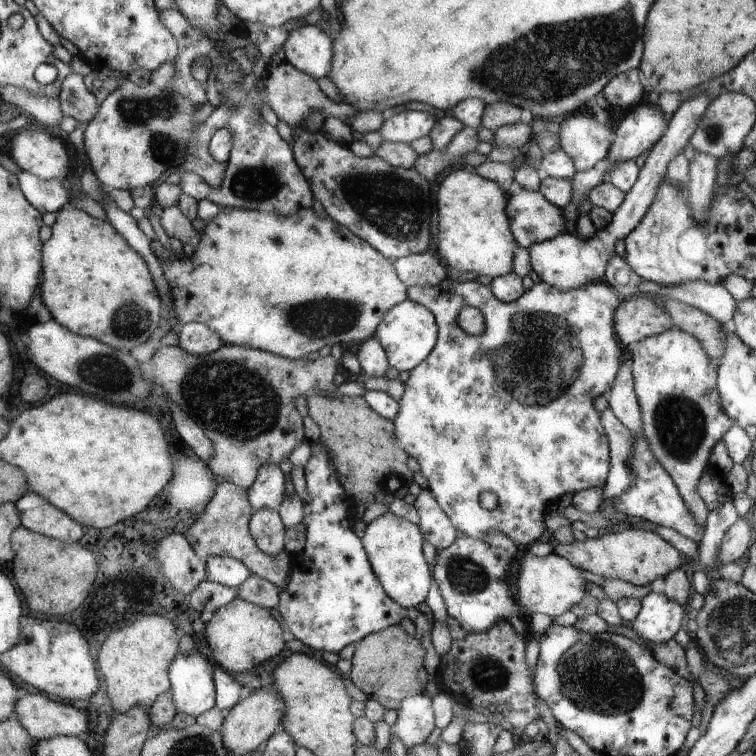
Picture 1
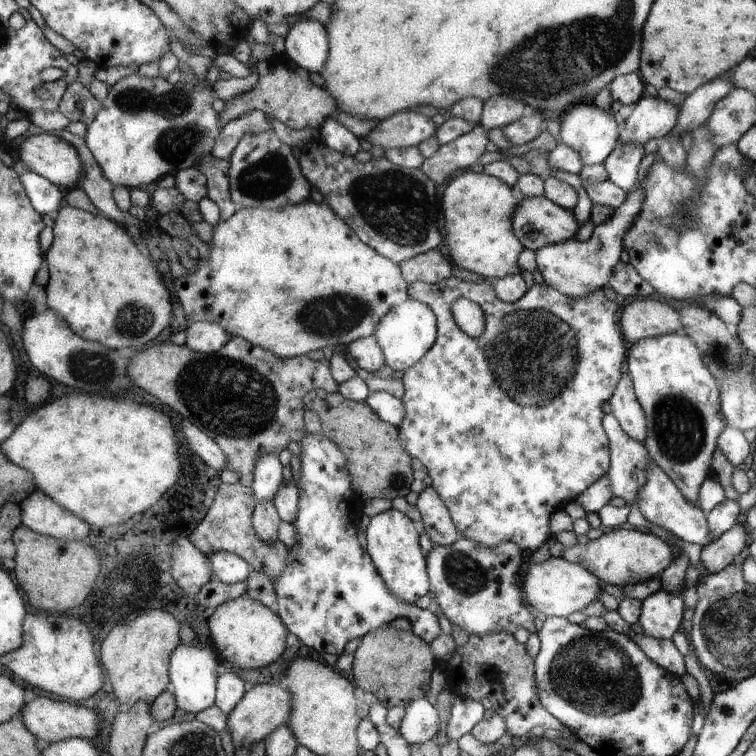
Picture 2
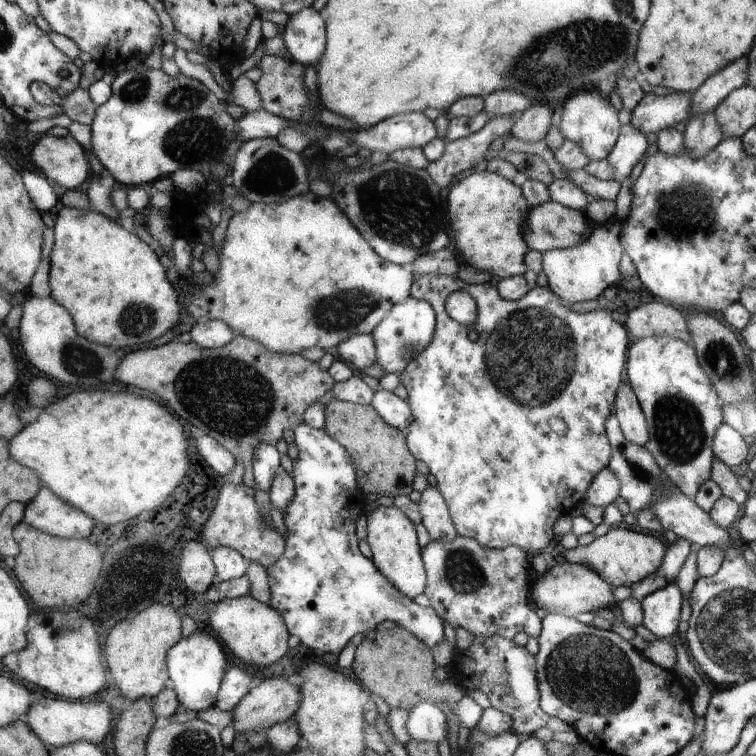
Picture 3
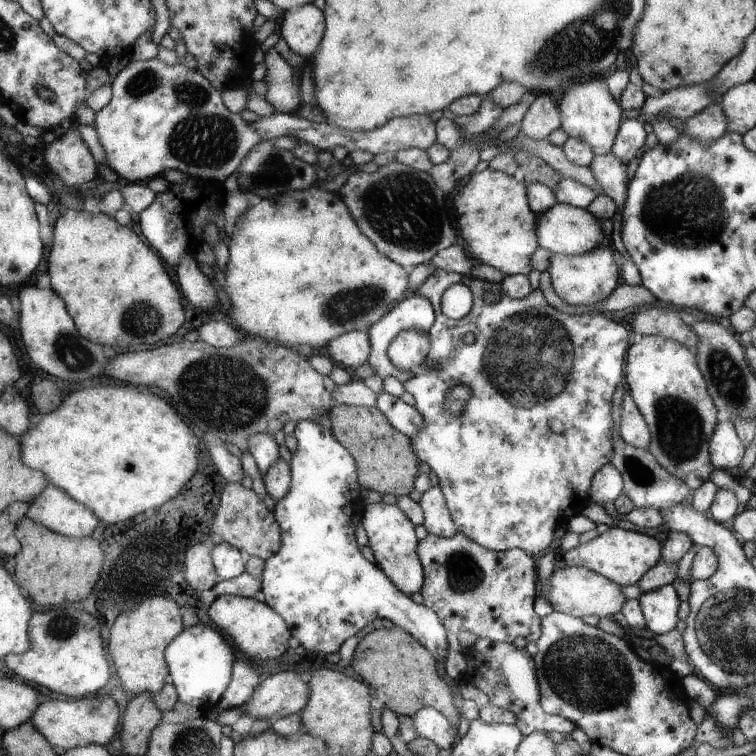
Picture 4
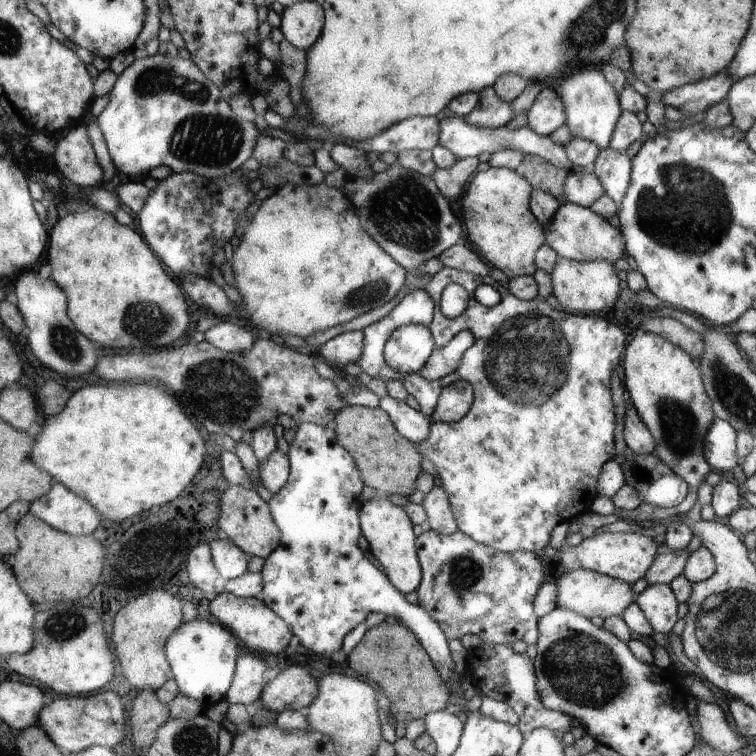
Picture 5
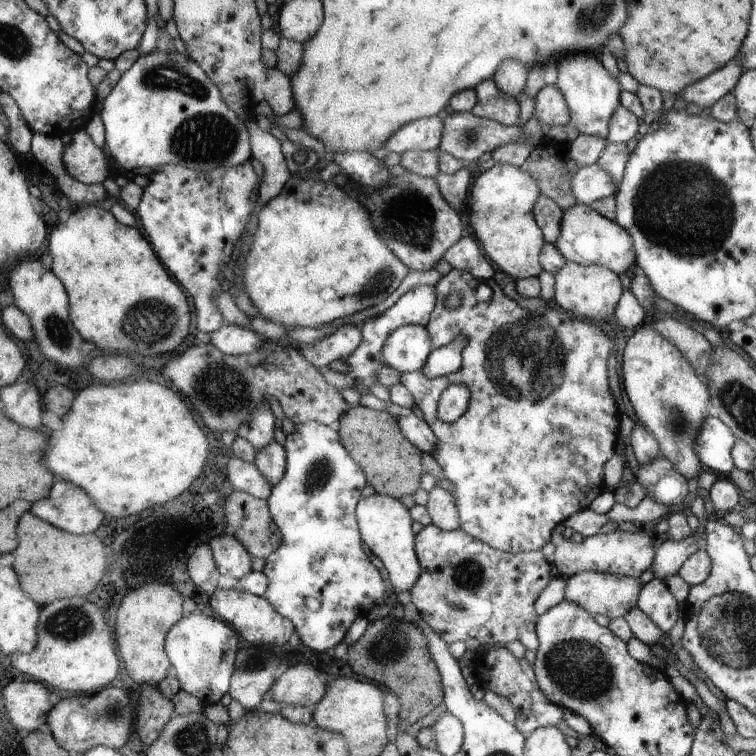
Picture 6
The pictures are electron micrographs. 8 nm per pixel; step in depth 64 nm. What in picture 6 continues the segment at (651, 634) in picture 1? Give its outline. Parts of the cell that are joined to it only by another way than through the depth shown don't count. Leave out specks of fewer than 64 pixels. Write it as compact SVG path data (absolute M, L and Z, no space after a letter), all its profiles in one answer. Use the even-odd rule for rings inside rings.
M653 579L643 586L637 608L664 633L678 620L678 602L662 580Z

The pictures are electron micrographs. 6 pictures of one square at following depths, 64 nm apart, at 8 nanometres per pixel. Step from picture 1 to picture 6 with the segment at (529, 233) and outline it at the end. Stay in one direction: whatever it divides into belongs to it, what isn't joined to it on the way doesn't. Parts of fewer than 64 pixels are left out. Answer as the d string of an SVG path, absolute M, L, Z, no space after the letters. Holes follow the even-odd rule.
M577 203L575 206L563 209L560 234L558 234L558 240L554 242L554 246L558 248L558 252L564 256L567 262L580 265L603 265L604 268L610 268L612 272L629 276L634 274L636 252L630 234L615 220L608 220L607 217L601 216L588 205Z

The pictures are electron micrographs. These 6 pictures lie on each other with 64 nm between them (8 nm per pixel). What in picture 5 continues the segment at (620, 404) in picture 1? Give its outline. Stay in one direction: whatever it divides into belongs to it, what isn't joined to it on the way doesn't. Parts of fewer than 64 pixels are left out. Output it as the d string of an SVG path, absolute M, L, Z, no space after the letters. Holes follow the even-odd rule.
M629 403L626 405L626 414L624 414L624 440L626 446L636 454L654 454L656 451L655 438L644 425L636 408Z

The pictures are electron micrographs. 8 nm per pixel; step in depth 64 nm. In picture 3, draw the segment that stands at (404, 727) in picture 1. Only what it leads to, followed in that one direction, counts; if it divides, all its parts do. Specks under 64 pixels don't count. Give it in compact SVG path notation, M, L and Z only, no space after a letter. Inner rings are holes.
M423 702L409 712L406 728L411 740L430 741L437 744L445 738L452 740L452 736L447 733L446 719L438 705Z

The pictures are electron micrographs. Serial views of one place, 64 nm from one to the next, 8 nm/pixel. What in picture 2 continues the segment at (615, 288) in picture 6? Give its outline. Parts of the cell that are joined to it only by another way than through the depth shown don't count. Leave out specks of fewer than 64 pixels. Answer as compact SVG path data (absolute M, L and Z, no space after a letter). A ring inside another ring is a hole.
M644 182L636 184L624 200L624 203L616 210L609 220L598 225L592 236L586 242L579 242L575 238L558 242L558 244L546 244L536 250L536 268L544 277L544 283L551 288L558 289L564 296L582 298L590 292L600 291L610 278L614 276L616 264L620 261L620 254L624 250L622 240L626 239L632 224L636 222L640 210L644 208Z

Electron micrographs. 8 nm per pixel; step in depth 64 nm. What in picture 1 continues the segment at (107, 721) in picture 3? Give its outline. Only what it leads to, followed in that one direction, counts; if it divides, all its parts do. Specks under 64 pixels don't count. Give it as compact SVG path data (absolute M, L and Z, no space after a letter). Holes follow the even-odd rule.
M24 693L17 704L23 727L36 740L46 740L58 735L80 736L88 732L88 714L68 704L54 702L42 693Z

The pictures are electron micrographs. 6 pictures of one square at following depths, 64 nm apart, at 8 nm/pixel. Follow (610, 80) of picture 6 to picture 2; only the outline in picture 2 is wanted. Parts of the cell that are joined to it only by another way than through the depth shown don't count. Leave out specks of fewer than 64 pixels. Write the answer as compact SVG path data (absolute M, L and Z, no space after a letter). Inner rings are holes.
M593 100L576 104L558 118L562 126L560 140L583 156L585 165L604 163L604 160L615 150L615 143L621 132L621 125L618 125L612 114L612 111L606 112L599 108Z

